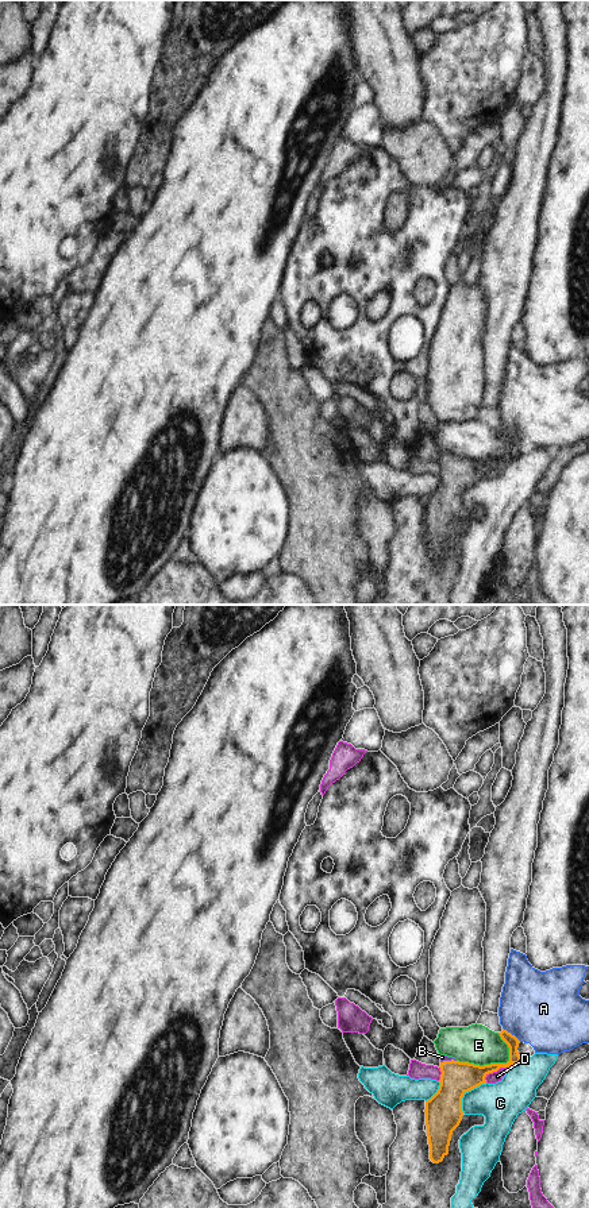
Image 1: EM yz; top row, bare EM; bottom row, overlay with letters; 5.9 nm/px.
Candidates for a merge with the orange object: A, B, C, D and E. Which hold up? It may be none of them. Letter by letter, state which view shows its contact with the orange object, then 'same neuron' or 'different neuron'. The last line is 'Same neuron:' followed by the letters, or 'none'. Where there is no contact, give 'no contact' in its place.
A: yz | different neuron
B: yz | same neuron
C: yz | different neuron
D: yz | different neuron
E: yz | different neuron
Same neuron: B

